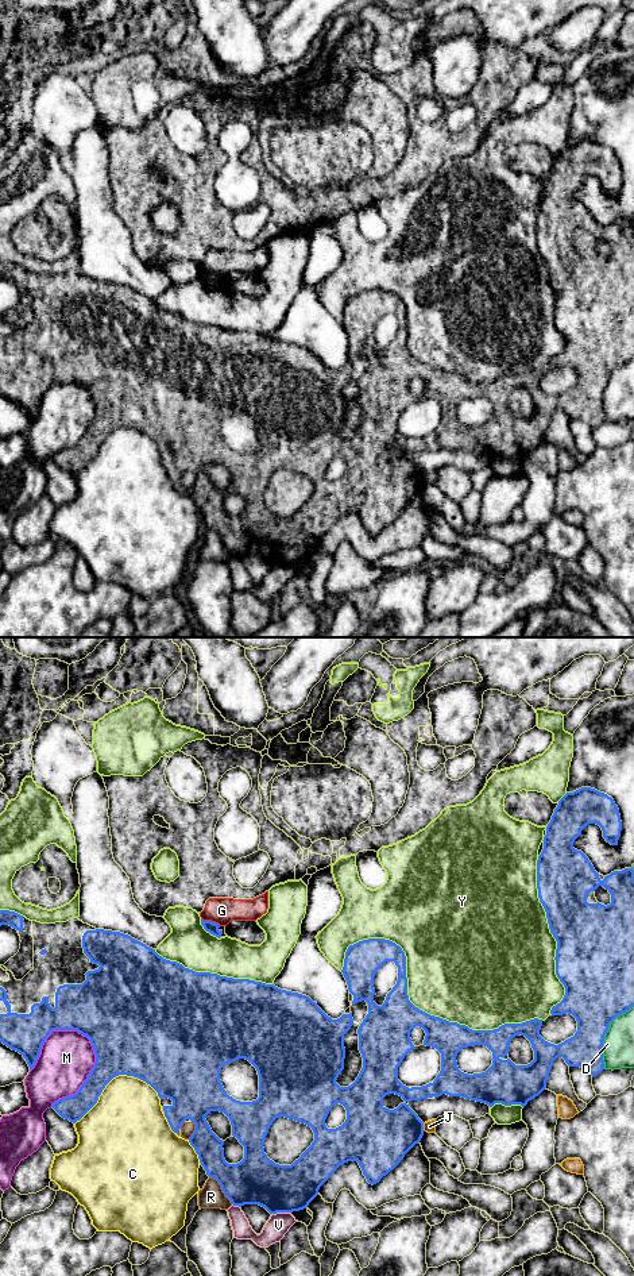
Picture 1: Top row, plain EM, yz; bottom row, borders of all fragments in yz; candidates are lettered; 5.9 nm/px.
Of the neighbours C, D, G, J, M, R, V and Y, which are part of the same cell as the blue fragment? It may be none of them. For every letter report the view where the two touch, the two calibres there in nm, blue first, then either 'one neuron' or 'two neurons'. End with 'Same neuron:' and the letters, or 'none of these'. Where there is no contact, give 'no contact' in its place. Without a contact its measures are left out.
C: yz | 420/400 nm | two neurons
D: yz | 360/190 nm | two neurons
G: yz | 70/160 nm | two neurons
J: yz | 340/70 nm | two neurons
M: yz | 360/320 nm | two neurons
R: yz | 280/140 nm | two neurons
V: yz | 280/140 nm | two neurons
Y: yz | 280/480 nm | two neurons
Same neuron: none of these

